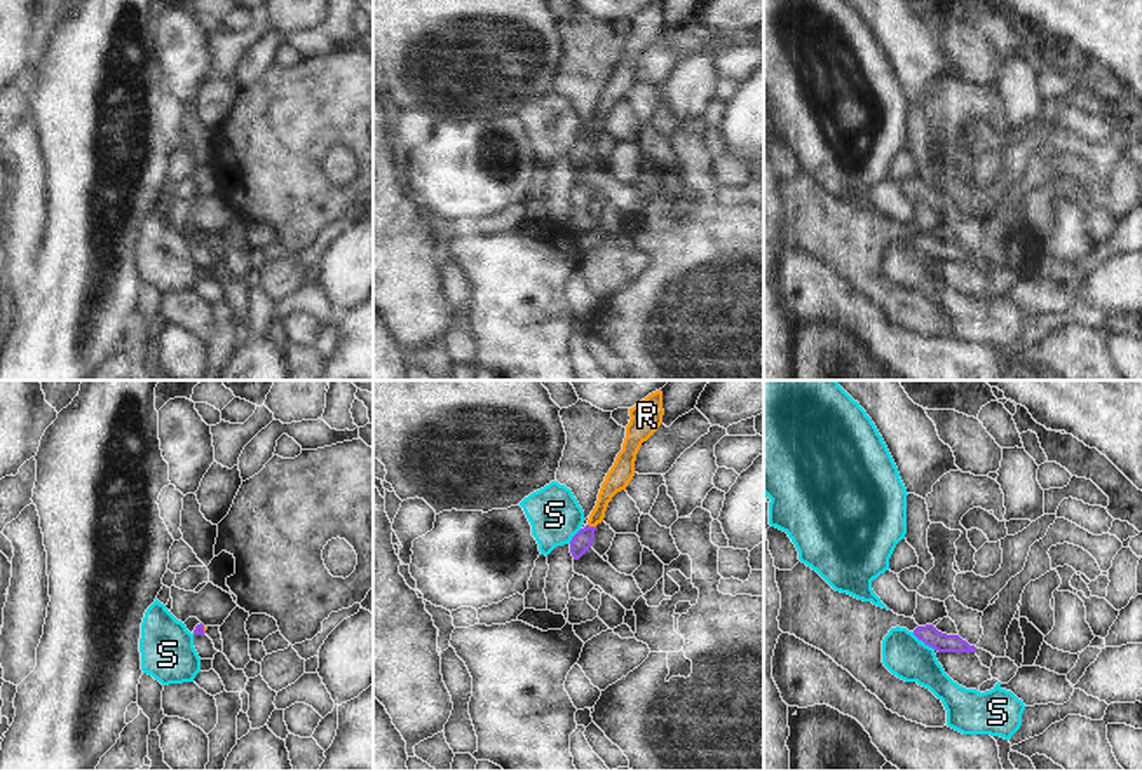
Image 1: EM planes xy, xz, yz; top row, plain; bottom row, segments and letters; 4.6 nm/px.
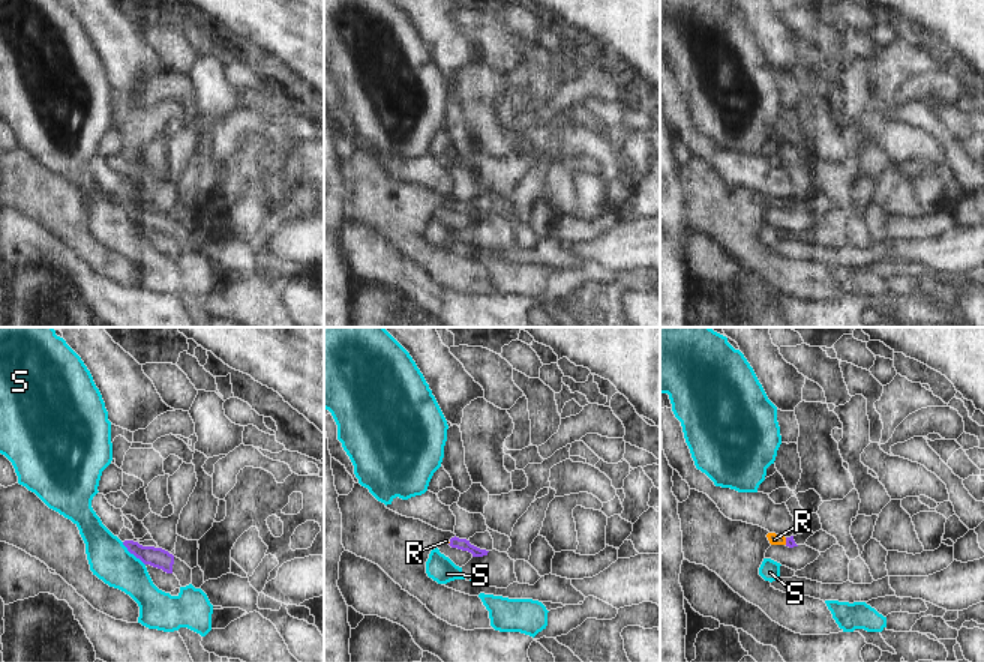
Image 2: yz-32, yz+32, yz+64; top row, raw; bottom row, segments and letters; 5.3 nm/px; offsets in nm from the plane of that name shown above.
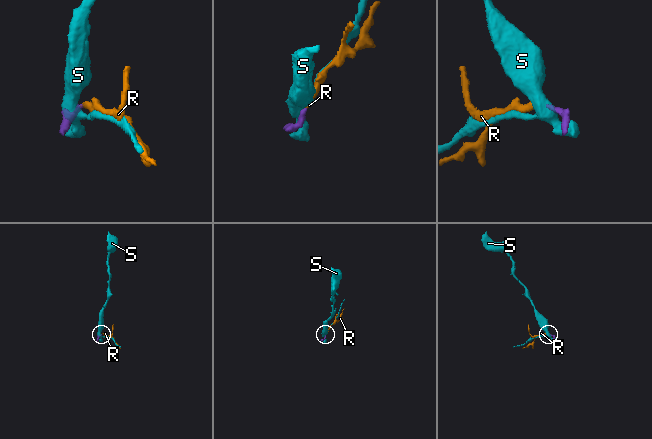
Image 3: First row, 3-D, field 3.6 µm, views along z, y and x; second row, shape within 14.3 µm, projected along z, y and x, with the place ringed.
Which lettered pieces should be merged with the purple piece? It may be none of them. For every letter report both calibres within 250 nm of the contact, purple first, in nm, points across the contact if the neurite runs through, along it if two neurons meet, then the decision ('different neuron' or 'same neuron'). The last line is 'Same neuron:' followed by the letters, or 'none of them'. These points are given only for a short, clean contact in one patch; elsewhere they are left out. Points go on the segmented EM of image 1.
R: 90 nm thick on the purple side, 110 nm on the other; runs through xz (583, 539), (591, 527), (609, 487), (616, 480); same neuron
S: 90 nm thick on the purple side, 200 nm on the other; border along yz (912, 632), (935, 649); different neuron
Same neuron: R

